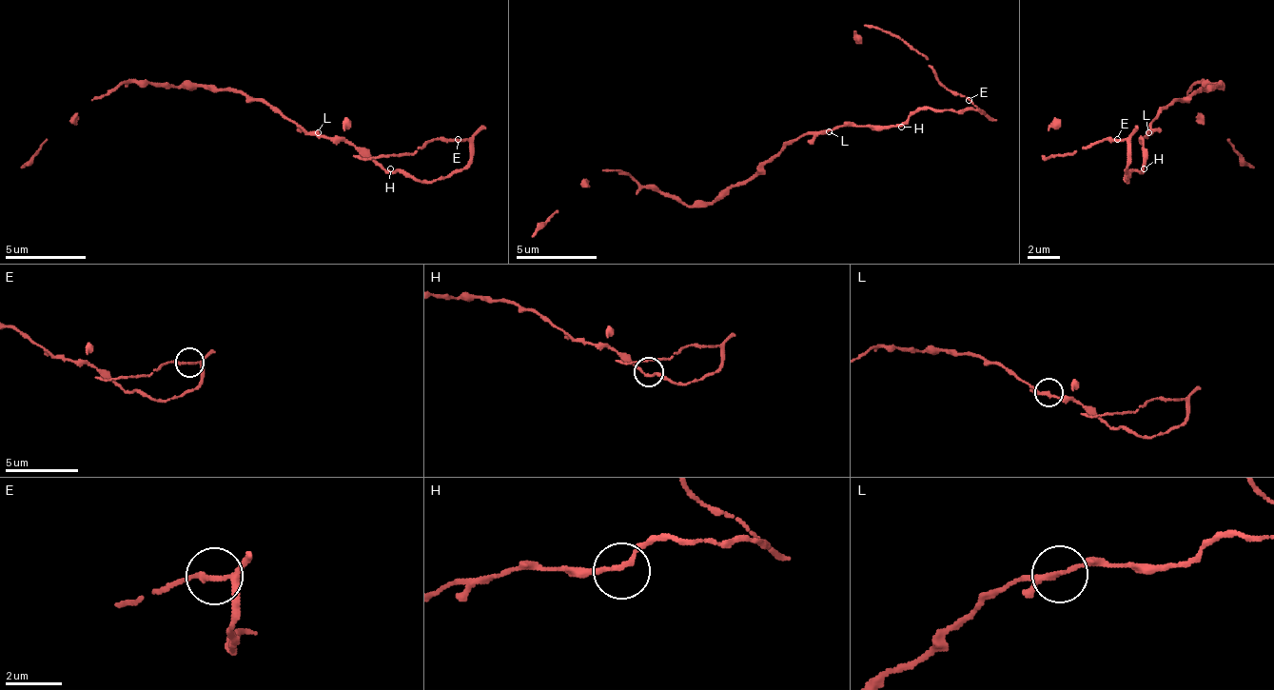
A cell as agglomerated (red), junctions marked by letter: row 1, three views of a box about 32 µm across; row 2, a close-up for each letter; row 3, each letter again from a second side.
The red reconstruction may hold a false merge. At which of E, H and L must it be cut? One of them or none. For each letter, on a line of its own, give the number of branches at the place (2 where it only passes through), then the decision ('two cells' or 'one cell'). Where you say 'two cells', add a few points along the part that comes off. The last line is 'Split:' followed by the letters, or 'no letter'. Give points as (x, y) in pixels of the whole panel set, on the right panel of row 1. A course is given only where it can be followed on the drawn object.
E: 3 branches meet; one cell
H: 2 branches meet; one cell
L: 3 branches meet; one cell
Split: no letter

